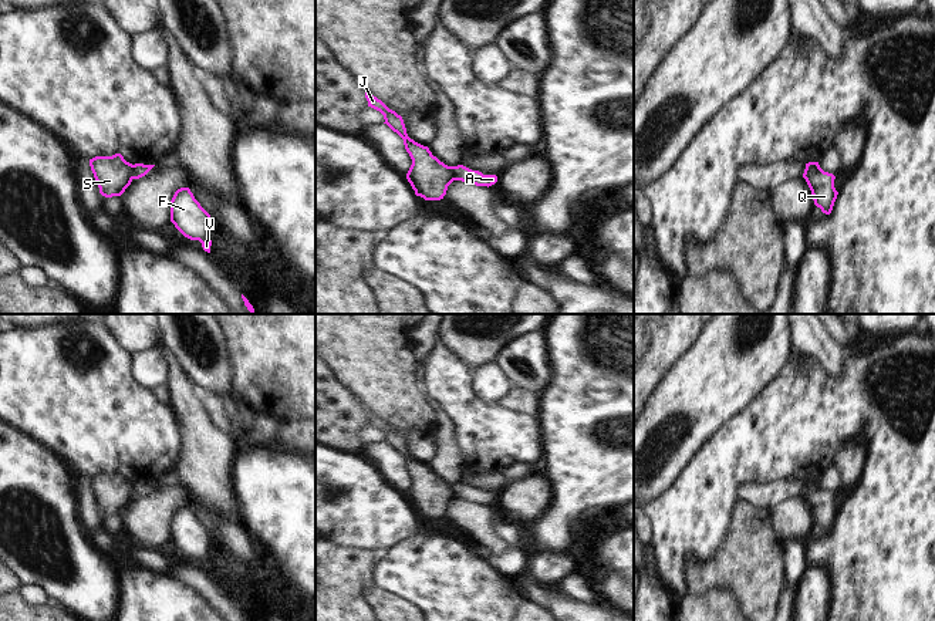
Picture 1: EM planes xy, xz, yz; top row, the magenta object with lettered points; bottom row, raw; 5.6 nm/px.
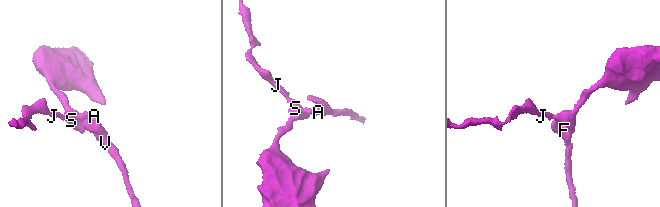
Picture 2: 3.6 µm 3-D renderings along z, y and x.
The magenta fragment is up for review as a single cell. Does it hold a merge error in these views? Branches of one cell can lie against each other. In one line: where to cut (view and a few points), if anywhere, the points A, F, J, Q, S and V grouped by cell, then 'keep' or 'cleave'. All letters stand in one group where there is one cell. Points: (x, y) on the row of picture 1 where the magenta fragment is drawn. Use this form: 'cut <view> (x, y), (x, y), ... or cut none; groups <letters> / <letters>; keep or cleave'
cut xy (131, 165), (134, 178); groups A F V / J Q S; cleave

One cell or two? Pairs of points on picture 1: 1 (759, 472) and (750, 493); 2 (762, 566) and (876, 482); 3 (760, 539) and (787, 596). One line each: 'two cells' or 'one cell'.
1: two cells
2: two cells
3: two cells

